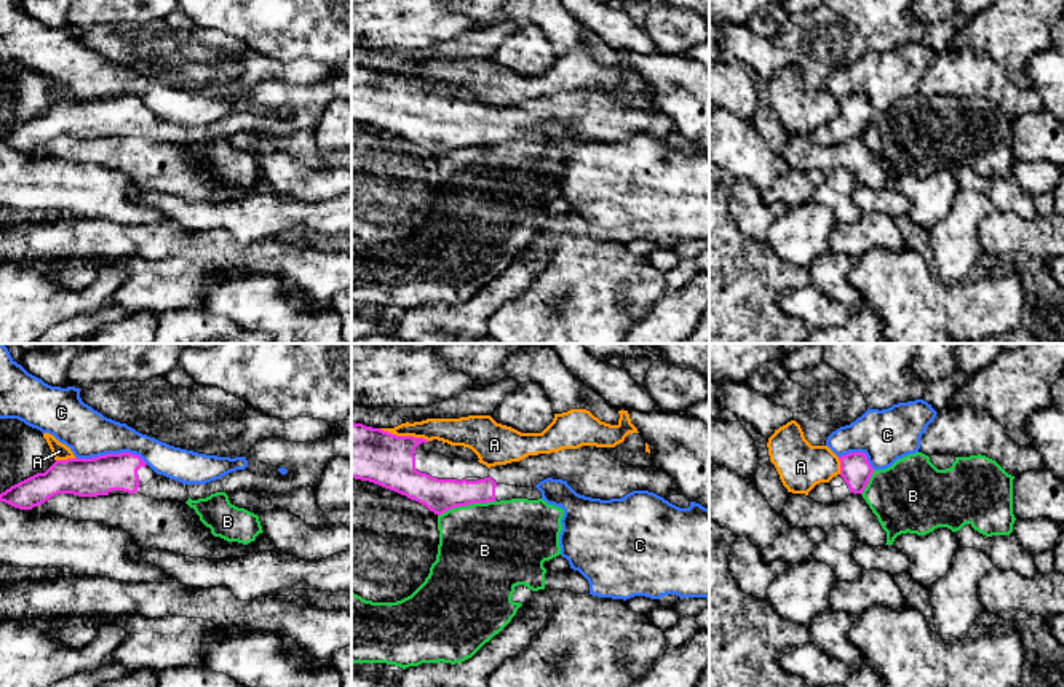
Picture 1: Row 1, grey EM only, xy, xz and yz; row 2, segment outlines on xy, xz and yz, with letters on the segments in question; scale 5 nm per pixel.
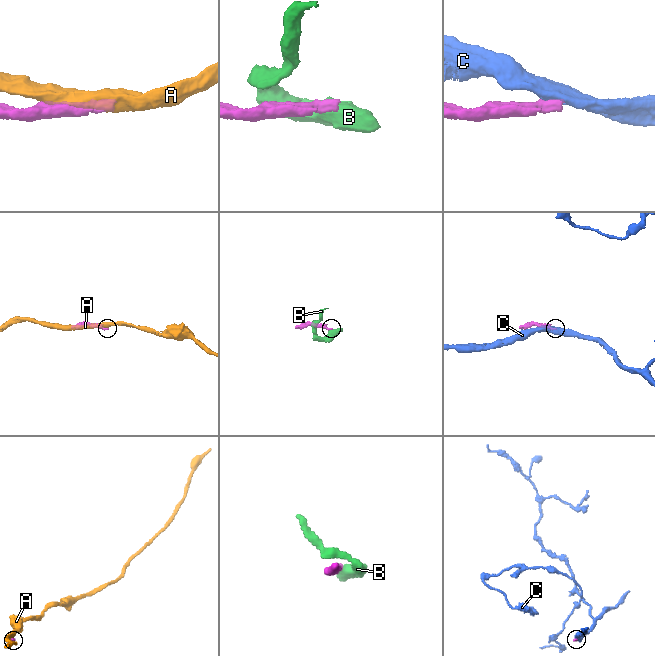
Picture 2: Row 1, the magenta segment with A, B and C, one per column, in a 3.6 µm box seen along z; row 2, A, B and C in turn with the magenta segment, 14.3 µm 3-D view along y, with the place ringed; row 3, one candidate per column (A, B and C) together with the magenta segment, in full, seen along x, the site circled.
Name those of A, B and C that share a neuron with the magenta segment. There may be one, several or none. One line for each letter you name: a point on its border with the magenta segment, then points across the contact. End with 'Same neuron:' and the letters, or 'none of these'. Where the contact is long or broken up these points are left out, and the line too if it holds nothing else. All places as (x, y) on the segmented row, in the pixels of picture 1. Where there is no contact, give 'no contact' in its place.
Same neuron: none of these

